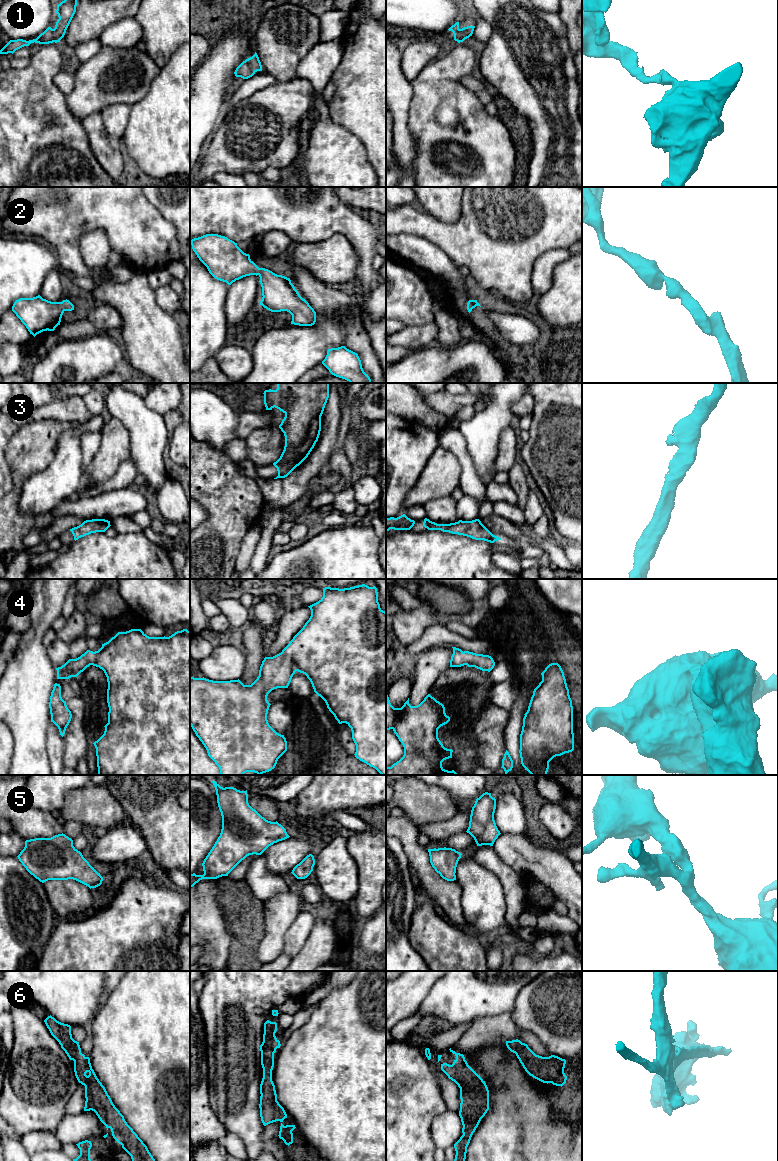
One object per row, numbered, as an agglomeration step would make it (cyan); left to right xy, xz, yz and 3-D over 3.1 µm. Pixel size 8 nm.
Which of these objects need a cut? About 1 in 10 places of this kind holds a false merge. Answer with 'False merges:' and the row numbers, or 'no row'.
False merges: no row

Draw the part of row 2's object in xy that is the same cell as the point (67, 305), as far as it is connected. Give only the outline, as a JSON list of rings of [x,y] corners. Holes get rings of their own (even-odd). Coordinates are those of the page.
[[[40,295],[33,298],[20,298],[12,306],[12,311],[34,337],[43,331],[54,331],[60,325],[65,311],[74,310],[69,300],[51,302]]]

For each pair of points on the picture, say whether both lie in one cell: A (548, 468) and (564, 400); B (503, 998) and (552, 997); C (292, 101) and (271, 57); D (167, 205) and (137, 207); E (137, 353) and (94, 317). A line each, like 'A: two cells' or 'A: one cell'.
A: one cell
B: two cells
C: two cells
D: two cells
E: two cells

